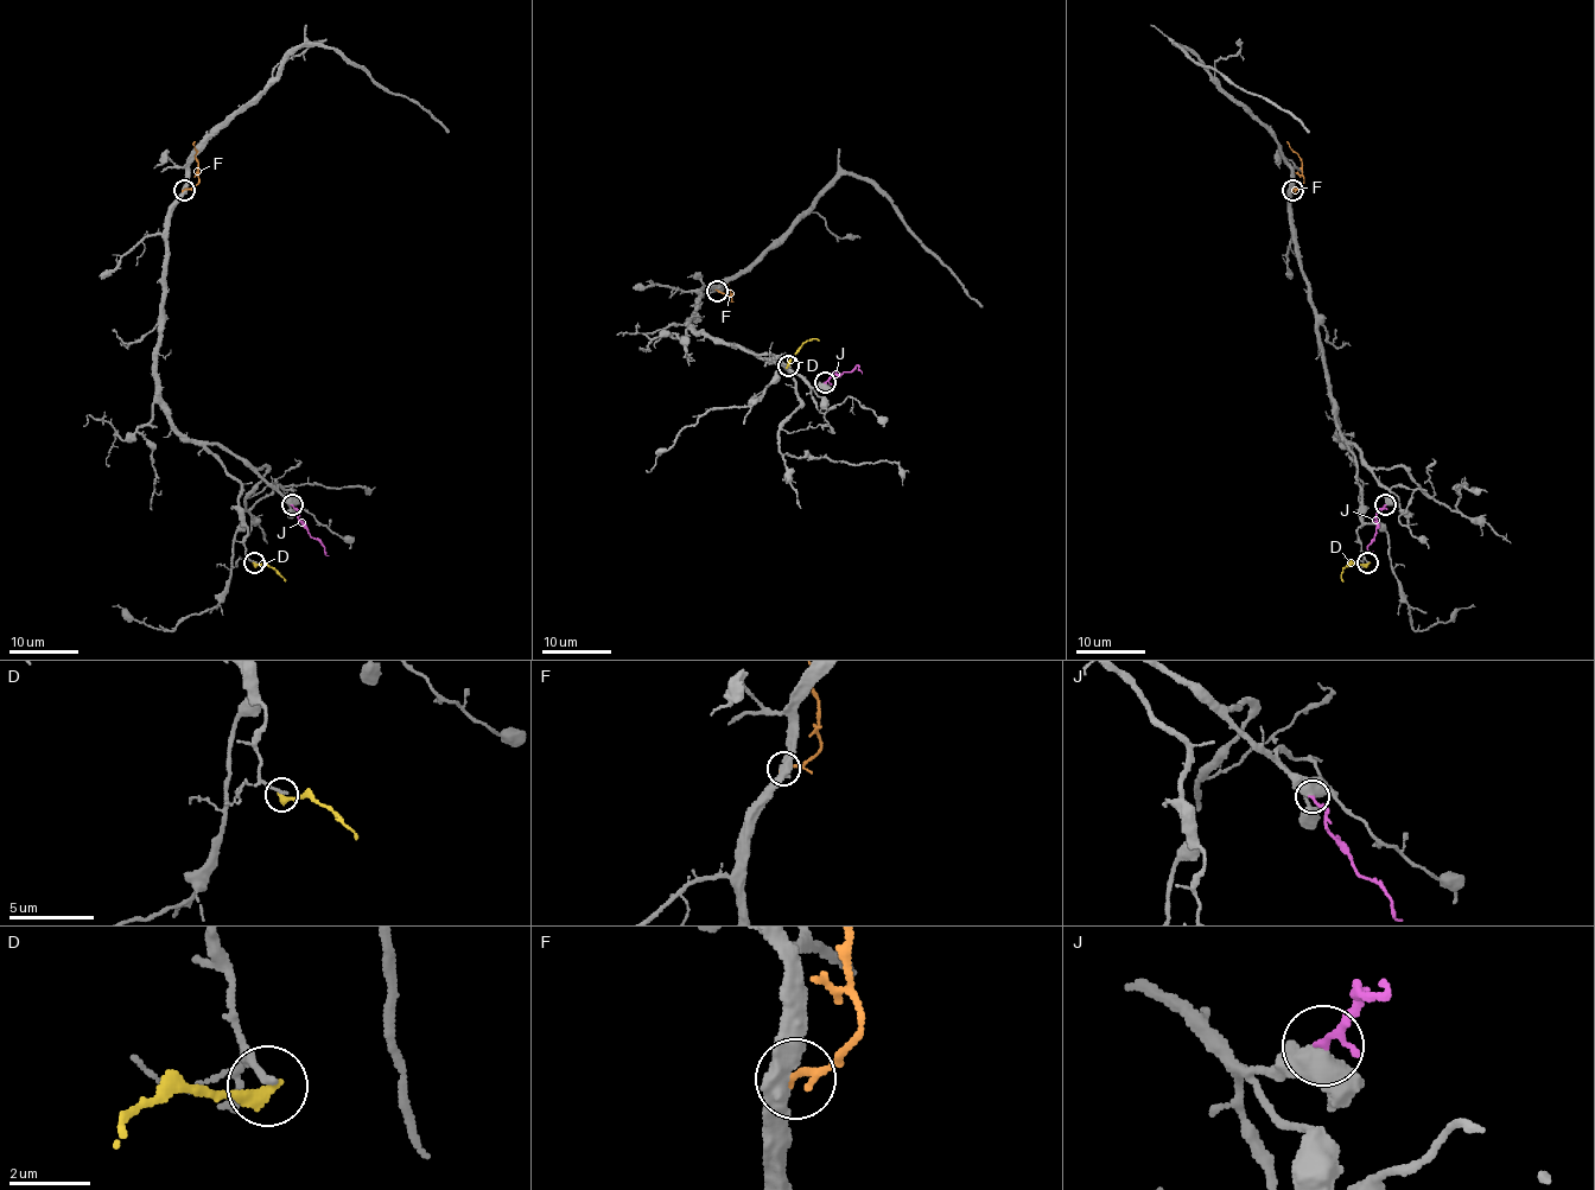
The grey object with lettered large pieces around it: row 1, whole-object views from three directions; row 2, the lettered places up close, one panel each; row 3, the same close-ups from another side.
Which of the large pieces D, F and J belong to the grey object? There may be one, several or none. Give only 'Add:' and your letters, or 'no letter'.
Add: J

